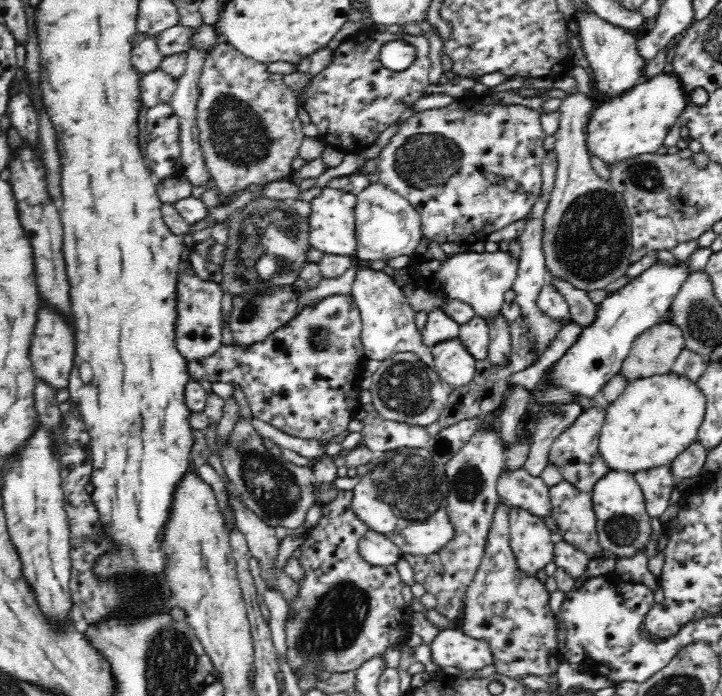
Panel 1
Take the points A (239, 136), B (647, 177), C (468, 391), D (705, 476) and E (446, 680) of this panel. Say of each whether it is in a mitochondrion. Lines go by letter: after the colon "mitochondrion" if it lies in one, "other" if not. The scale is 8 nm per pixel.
A: mitochondrion
B: mitochondrion
C: other
D: other
E: other

